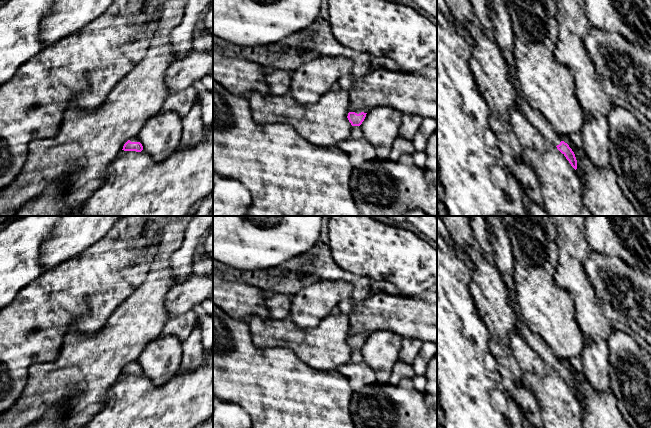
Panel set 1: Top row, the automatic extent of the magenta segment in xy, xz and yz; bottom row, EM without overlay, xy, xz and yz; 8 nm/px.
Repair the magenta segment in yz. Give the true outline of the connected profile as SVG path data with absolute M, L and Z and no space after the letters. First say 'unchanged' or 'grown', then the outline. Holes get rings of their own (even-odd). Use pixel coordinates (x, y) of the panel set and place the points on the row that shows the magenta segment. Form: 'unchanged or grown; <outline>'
grown; M487 0L494 15L494 39L500 46L502 55L506 60L508 71L510 74L510 80L518 96L518 105L522 107L522 110L526 118L541 132L548 142L557 147L557 149L566 157L571 166L577 169L577 160L574 152L565 143L560 135L558 135L550 125L550 123L535 109L533 109L521 90L520 83L513 75L516 74L515 59L513 55L514 50L514 33L510 15L507 11L504 0Z

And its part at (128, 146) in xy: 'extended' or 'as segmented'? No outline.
extended

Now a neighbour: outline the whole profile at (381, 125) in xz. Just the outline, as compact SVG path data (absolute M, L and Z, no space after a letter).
M377 106L367 111L360 125L364 138L377 152L377 159L389 159L393 142L398 137L403 113L392 107Z

